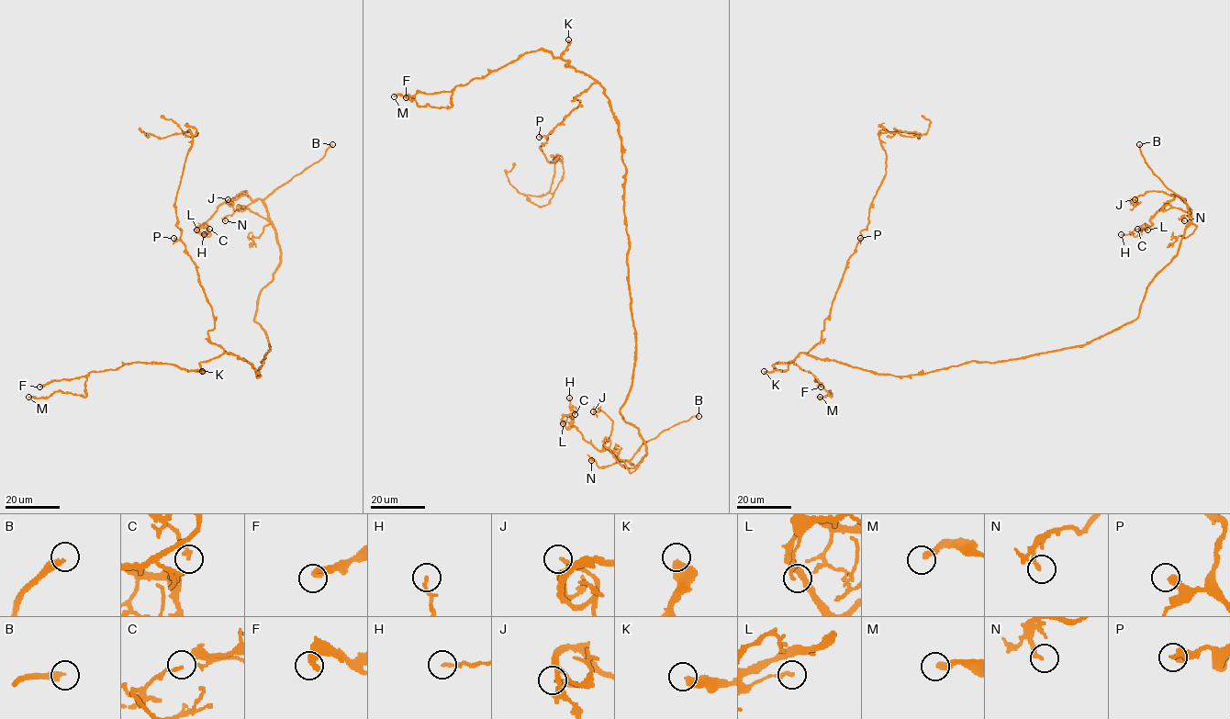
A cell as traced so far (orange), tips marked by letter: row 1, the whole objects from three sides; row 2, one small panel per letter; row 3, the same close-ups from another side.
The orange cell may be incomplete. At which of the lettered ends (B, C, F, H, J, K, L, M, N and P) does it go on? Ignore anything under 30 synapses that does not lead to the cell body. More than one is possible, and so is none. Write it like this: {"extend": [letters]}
{"extend": ["B"]}

